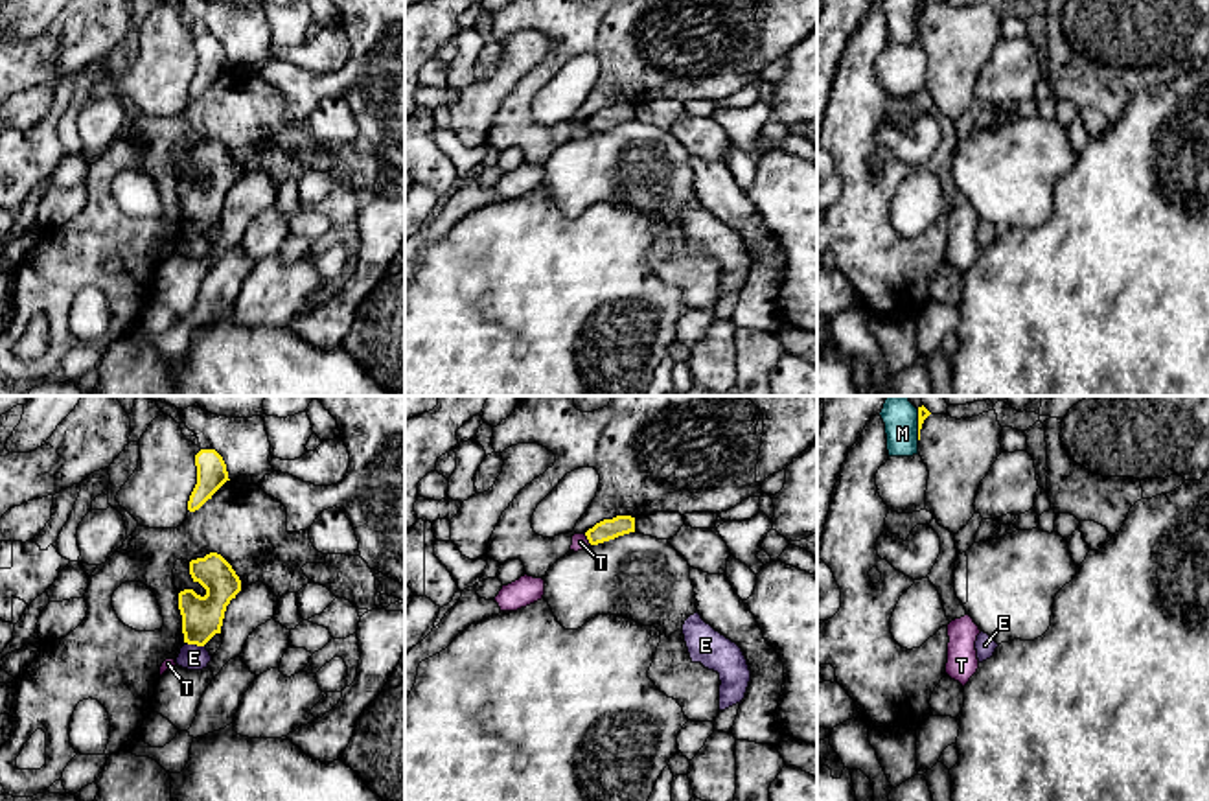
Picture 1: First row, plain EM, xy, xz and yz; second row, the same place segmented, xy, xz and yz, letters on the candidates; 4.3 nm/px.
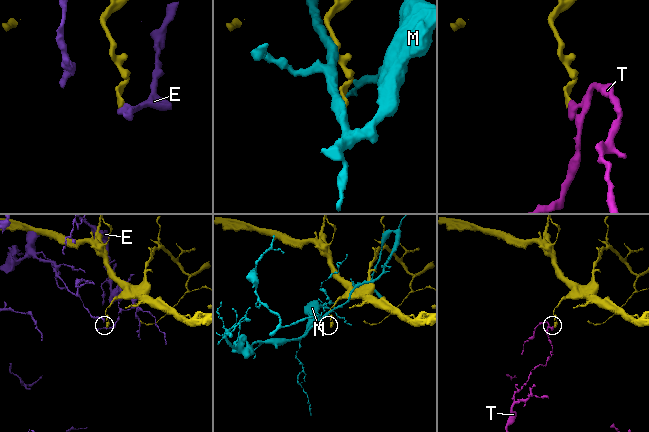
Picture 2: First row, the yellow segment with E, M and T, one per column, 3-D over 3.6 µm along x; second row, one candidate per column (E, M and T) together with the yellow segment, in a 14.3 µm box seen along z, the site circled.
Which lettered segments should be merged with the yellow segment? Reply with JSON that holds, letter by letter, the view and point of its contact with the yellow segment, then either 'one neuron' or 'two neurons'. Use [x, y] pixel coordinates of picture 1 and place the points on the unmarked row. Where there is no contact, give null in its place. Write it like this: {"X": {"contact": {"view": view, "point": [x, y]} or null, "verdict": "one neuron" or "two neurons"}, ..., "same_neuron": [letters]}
{"E": {"contact": {"view": "xy", "point": [195, 231]}, "verdict": "two neurons"}, "M": {"contact": {"view": "yz", "point": [919, 13]}, "verdict": "two neurons"}, "T": {"contact": {"view": "xz", "point": [587, 126]}, "verdict": "two neurons"}, "same_neuron": []}

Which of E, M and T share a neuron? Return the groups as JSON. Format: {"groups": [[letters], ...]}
{"groups": [["E"], ["M"], ["T"]]}

